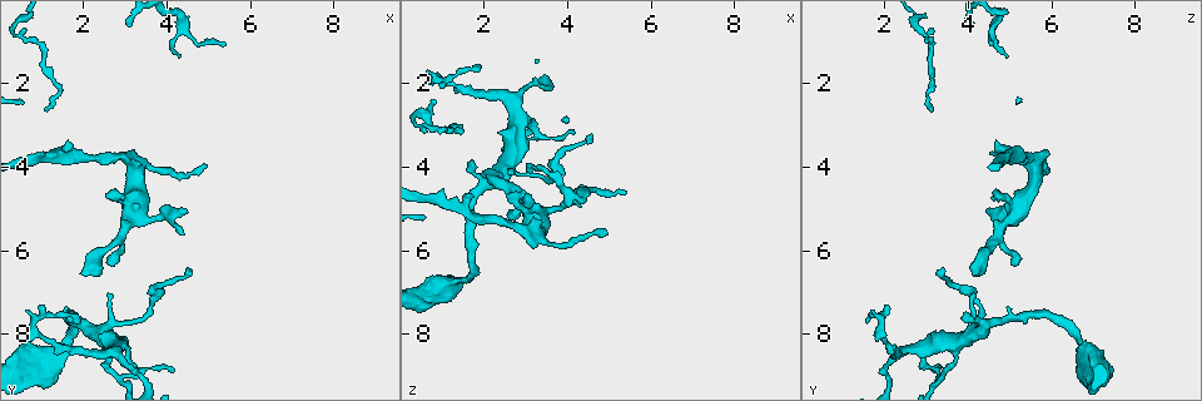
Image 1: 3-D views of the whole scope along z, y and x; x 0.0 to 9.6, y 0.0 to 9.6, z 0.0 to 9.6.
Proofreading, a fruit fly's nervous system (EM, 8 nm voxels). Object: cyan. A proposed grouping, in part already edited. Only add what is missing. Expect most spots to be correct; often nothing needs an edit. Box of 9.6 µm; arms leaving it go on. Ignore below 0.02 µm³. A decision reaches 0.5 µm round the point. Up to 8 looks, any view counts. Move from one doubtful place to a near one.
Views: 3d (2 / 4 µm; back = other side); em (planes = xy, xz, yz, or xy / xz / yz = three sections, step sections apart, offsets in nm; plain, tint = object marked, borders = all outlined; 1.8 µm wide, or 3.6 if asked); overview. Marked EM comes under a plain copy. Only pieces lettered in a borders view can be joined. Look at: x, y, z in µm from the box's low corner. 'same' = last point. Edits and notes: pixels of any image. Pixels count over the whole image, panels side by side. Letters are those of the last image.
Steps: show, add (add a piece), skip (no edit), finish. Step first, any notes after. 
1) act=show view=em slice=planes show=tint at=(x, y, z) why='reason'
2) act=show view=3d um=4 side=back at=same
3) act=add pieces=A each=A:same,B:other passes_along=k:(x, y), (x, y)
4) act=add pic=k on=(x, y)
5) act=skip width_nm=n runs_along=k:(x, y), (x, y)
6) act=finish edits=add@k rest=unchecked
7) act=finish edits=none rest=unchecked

act=show view=em slice=planes show=tint at=(3.30, 8.80, 3.20) why='closes a loop'

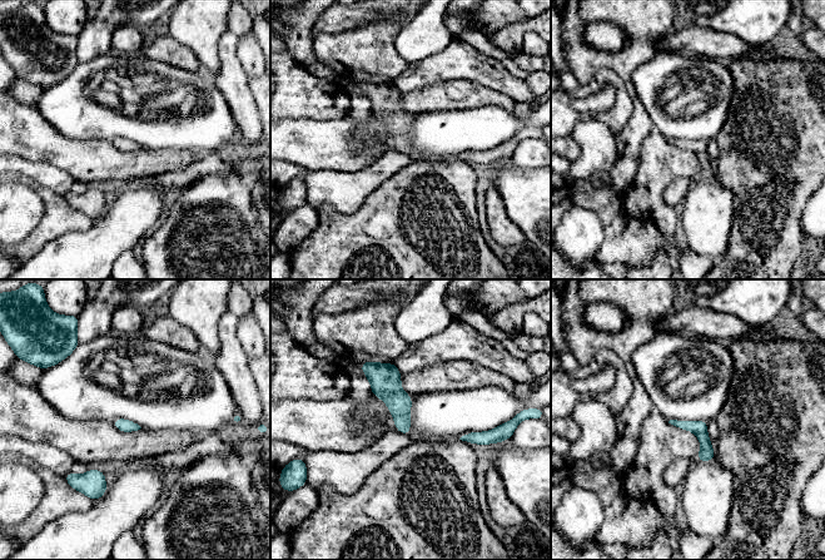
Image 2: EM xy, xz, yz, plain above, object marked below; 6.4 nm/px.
act=show view=em slice=planes show=borders at=same why='see the neighbours'

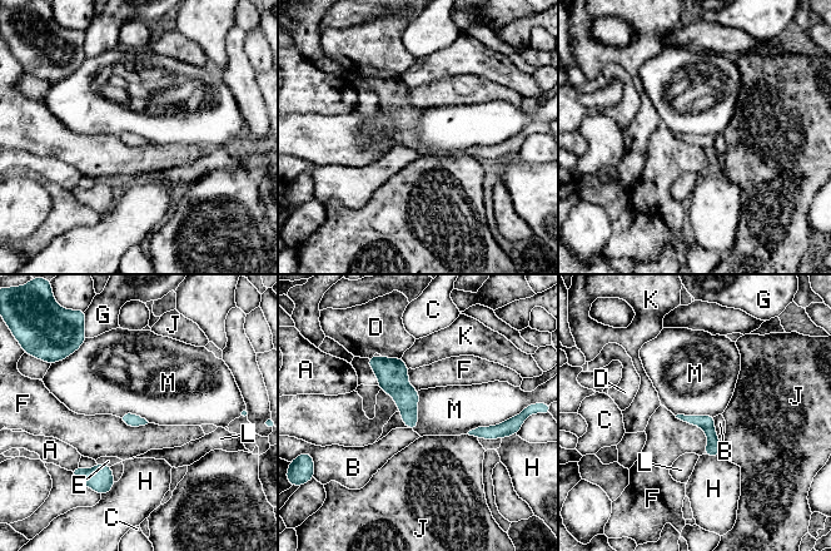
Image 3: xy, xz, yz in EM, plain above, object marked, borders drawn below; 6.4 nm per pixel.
act=skip longest_contact=F:320nm each=A:other,B:other,C:other,D:other,E:other,F:other,G:other,H:other,J:other,K:other,L:other,M:other runs_along=3:(686, 418), (698, 420), (718, 451) found='no lettered piece goes on from it'

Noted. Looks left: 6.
act=show view=3d um=2 side=back at=(1.95, 6.60, 4.20) why='an open end'

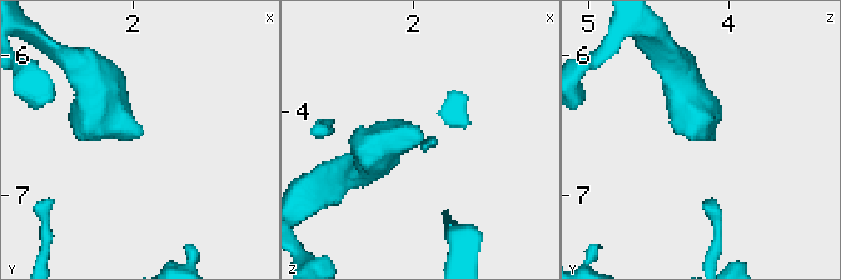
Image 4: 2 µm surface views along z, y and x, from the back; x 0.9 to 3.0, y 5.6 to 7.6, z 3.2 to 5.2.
act=show view=em um=3.6 slice=xz step=4 show=tint at=(2.00, 6.60, 4.14)

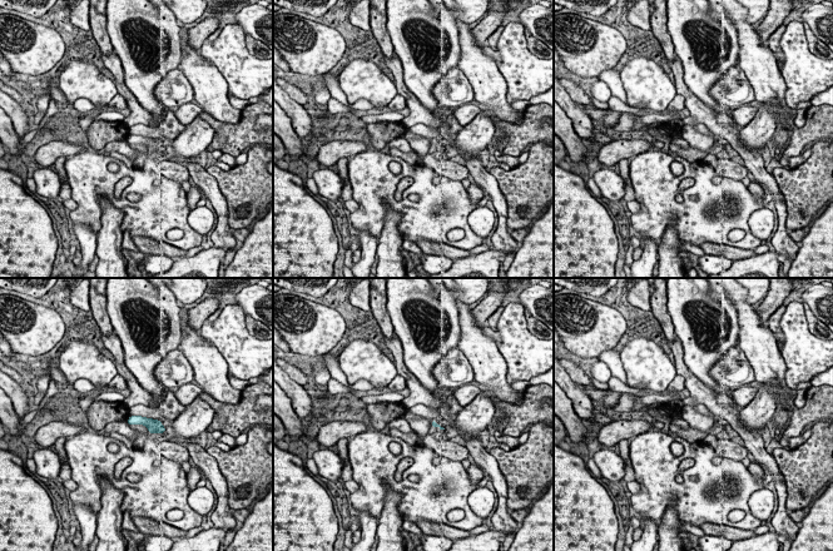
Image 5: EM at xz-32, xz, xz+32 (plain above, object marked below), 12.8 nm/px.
act=show view=em um=3.6 slice=xz step=4 show=borders at=same

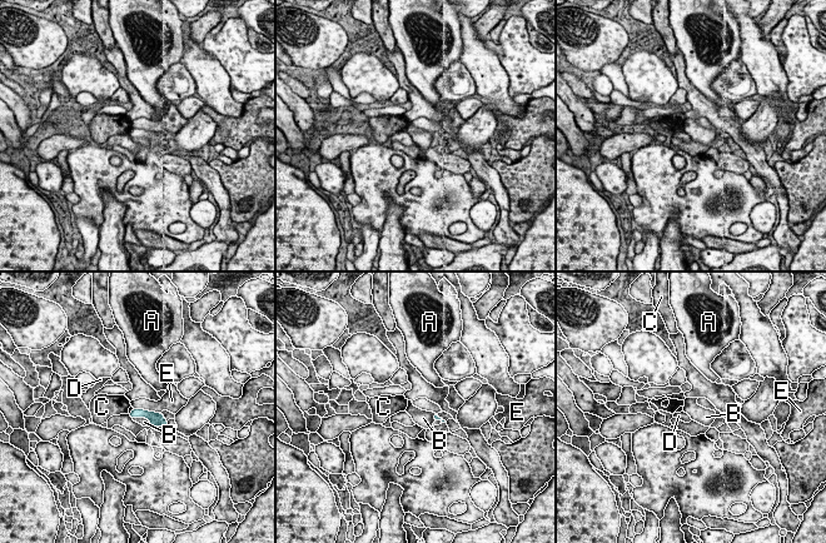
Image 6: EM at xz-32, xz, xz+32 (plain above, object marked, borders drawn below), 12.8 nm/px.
act=skip width_nm=130 longest_contact=E:360nm each=A:other,B:other,C:other,D:other,E:other found='no lettered piece goes on from it'

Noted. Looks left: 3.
act=show view=3d um=4 at=(2.55, 4.65, 4.65) why='branch stops here'

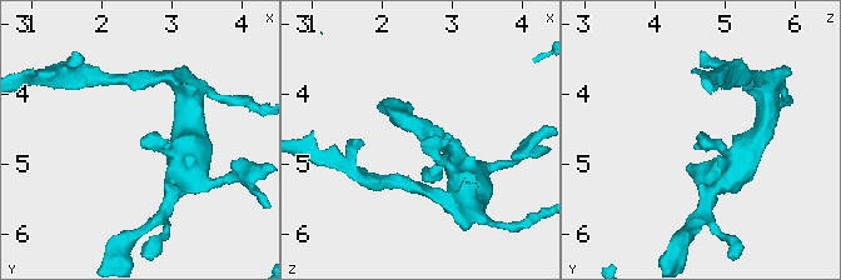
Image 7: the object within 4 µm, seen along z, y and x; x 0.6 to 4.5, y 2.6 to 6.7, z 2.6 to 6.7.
act=show view=em slice=xz step=16 show=borders at=(2.60, 4.65, 4.65) why='shape alone is not enough'

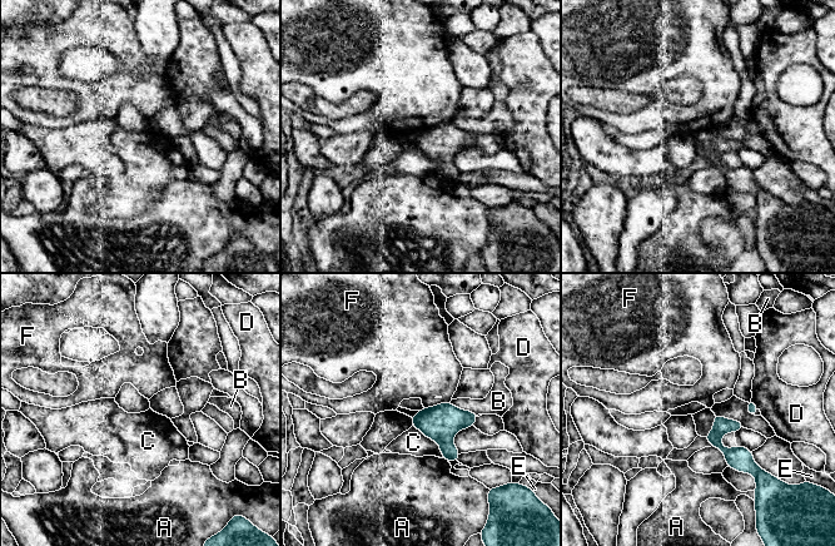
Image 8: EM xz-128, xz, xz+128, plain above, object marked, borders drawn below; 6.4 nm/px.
act=skip each=A:other,B:other,C:other,D:other,E:other,F:other border=8:(450, 401), (425, 408) found='none of them fits'

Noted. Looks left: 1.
act=show view=em slice=planes show=borders at=(5.00, 3.95, 5.65) why='tapers out'

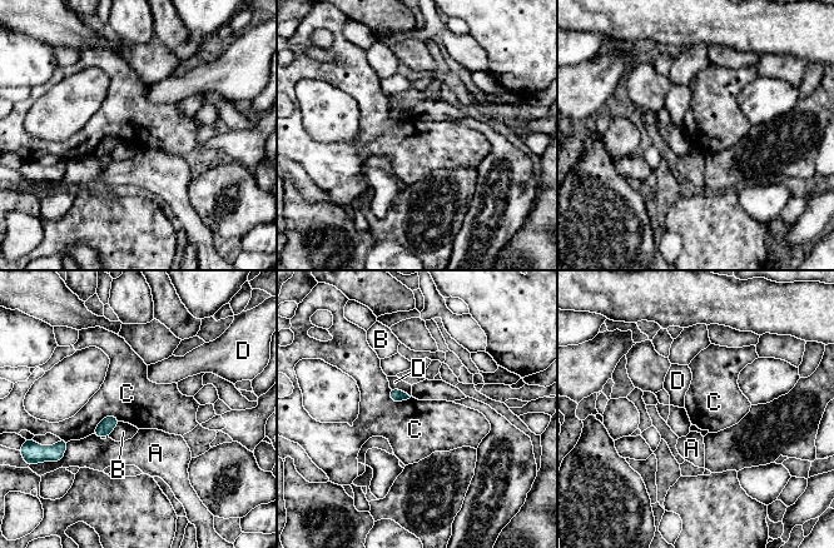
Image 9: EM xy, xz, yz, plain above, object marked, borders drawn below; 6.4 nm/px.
act=skip each=A:other,B:other,C:other,D:other found='none of them fits'

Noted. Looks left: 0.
act=finish edits=none rest=unchecked

